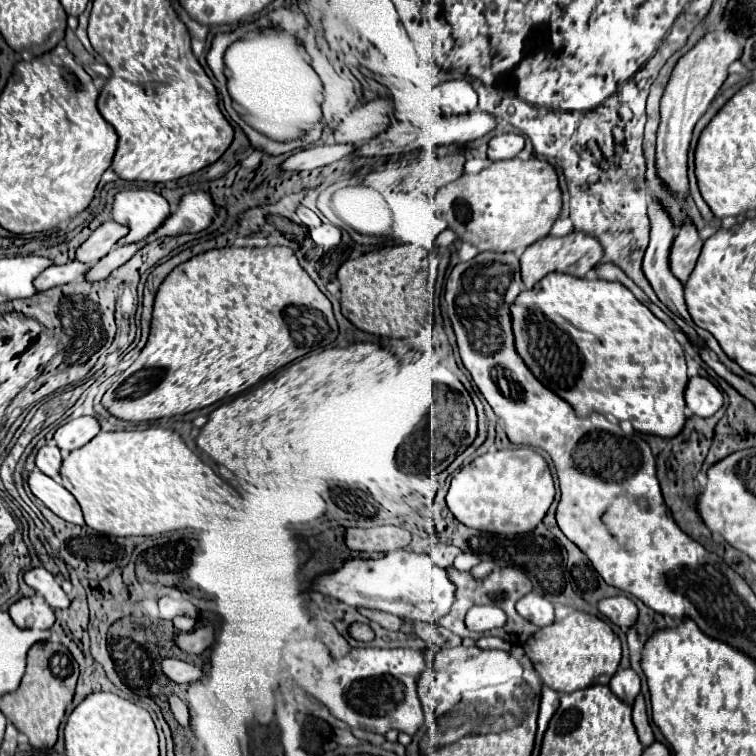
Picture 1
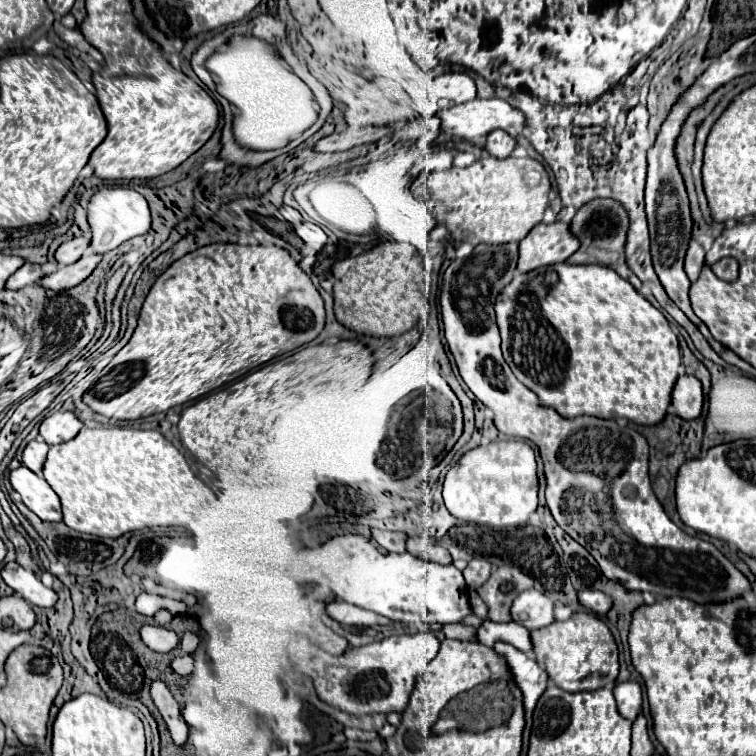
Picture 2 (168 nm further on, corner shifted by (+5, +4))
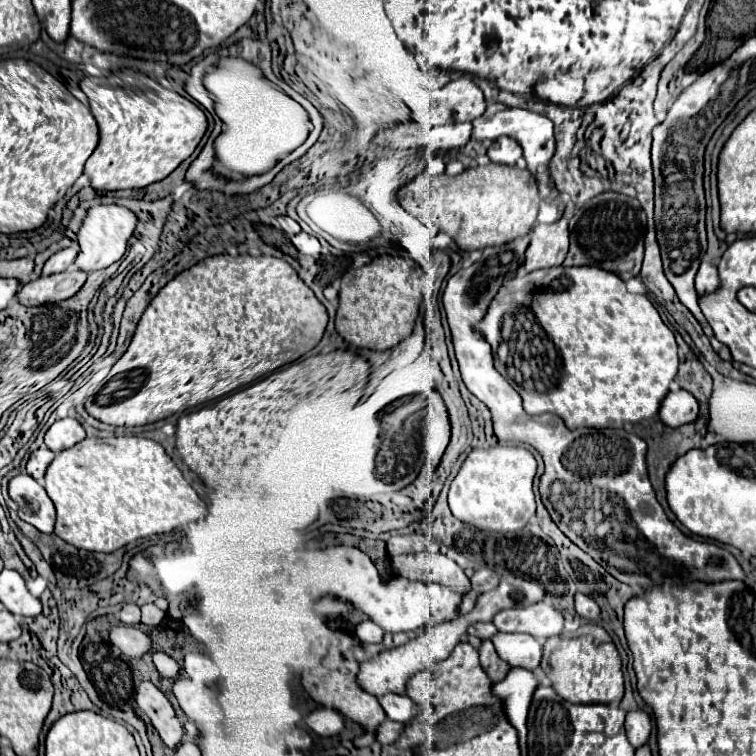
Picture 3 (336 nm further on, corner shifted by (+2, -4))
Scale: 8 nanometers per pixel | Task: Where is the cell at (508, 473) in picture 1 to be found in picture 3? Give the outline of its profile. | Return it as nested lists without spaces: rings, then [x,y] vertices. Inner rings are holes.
[[[493,446],[473,450],[449,488],[449,508],[455,518],[479,530],[517,532],[535,514],[533,478],[537,462],[523,446]]]

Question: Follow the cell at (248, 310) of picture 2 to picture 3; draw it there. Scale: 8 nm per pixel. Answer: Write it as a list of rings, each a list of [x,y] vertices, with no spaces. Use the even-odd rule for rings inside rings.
[[[217,254],[217,256],[211,256],[211,258],[205,258],[201,262],[197,262],[195,266],[183,270],[181,274],[177,274],[171,282],[167,282],[159,294],[151,300],[151,304],[147,306],[147,310],[143,312],[141,320],[139,320],[139,326],[135,330],[135,336],[127,348],[127,352],[115,362],[115,366],[111,368],[111,372],[105,376],[105,380],[101,382],[101,388],[87,398],[85,402],[85,410],[105,422],[105,424],[111,424],[111,426],[143,426],[143,424],[153,424],[157,420],[163,420],[163,418],[169,418],[171,414],[177,414],[177,412],[185,412],[189,408],[195,408],[203,402],[209,402],[209,400],[215,400],[215,398],[221,398],[237,388],[243,388],[255,380],[259,380],[261,376],[285,366],[285,364],[291,364],[295,360],[299,360],[303,354],[307,354],[309,350],[313,350],[319,340],[323,338],[323,332],[325,332],[325,326],[327,326],[327,310],[325,306],[315,298],[313,290],[297,276],[297,272],[293,270],[293,266],[281,258],[275,258],[275,256],[249,256],[249,254],[243,254],[243,256],[237,256],[237,258],[231,258],[227,254]]]

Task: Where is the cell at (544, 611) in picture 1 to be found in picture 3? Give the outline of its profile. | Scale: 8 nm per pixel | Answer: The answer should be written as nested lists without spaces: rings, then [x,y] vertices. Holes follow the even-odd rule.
[[[547,602],[501,610],[491,622],[499,632],[521,632],[535,636],[537,640],[547,640],[563,630],[563,614]]]

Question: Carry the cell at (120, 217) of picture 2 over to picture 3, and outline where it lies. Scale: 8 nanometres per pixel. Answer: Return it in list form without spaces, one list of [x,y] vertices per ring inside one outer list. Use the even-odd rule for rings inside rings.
[[[99,204],[99,206],[89,208],[89,212],[87,212],[87,216],[83,220],[83,226],[79,230],[79,246],[81,246],[81,250],[79,250],[79,256],[75,260],[75,266],[79,270],[93,272],[93,270],[107,268],[113,262],[121,260],[121,256],[127,250],[127,242],[133,236],[135,228],[137,228],[137,214],[131,212],[125,206]]]

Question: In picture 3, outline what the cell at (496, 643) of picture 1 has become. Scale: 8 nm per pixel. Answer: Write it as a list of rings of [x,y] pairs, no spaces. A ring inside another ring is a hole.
[[[509,668],[507,676],[493,684],[493,692],[505,700],[505,712],[509,722],[519,732],[519,744],[527,746],[527,712],[531,706],[531,698],[539,686],[539,680],[531,670],[525,668]]]

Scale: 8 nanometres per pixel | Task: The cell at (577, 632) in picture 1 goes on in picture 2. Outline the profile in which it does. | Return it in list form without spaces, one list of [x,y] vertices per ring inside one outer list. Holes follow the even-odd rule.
[[[574,612],[574,616],[568,622],[554,622],[546,628],[538,628],[532,630],[532,644],[534,644],[534,654],[538,658],[540,664],[544,664],[548,676],[552,678],[552,682],[566,690],[566,692],[590,692],[590,690],[598,690],[604,686],[612,686],[616,682],[618,676],[618,646],[614,642],[614,636],[610,634],[608,626],[598,620],[598,616],[590,614],[590,612]]]

